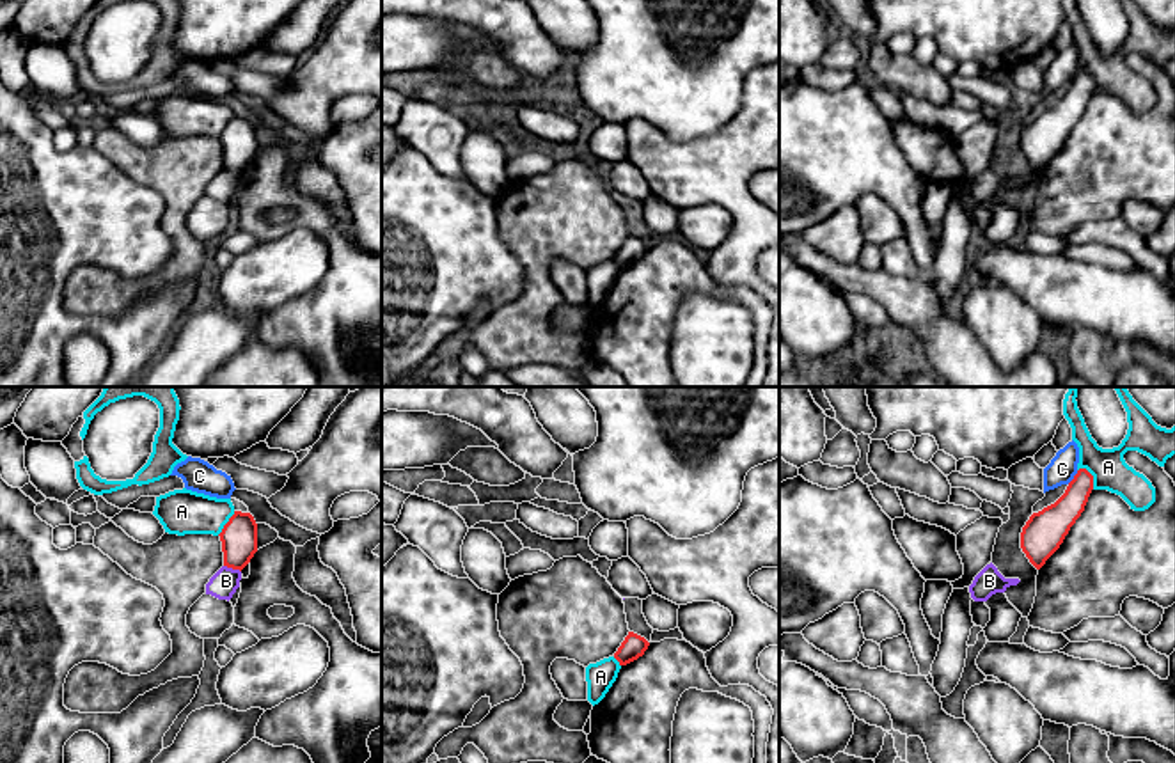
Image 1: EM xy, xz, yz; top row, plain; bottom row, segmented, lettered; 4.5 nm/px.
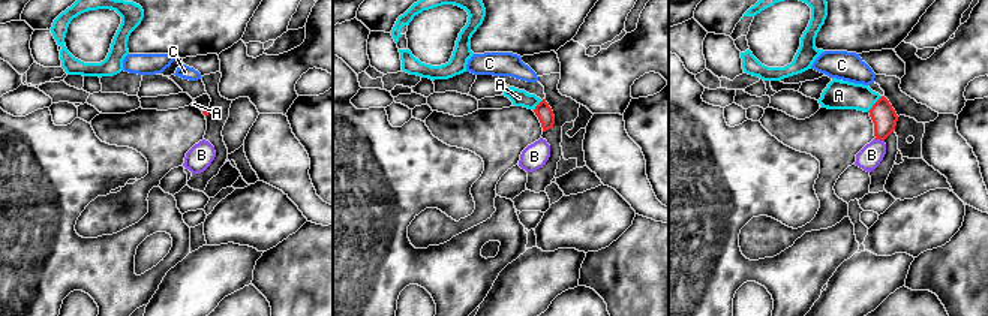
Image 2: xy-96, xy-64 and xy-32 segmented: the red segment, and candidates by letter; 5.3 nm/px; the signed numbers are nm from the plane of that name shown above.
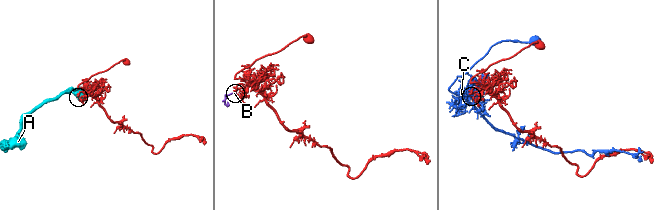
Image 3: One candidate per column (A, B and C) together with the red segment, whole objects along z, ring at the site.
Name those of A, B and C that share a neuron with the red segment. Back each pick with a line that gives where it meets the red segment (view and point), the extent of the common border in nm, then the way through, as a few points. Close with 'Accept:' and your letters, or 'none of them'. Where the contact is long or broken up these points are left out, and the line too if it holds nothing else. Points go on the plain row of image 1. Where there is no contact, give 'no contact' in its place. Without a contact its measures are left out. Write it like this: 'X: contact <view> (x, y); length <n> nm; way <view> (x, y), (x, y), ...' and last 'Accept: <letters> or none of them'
Accept: none of them

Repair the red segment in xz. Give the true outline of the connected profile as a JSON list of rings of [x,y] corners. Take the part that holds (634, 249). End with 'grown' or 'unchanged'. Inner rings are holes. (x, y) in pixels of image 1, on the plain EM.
[[[628,234],[625,243],[614,256],[614,261],[619,264],[619,268],[627,268],[627,266],[637,263],[639,259],[643,259],[644,254],[648,252],[648,248],[650,248],[650,245],[644,240],[634,236],[634,234]]] | unchanged

